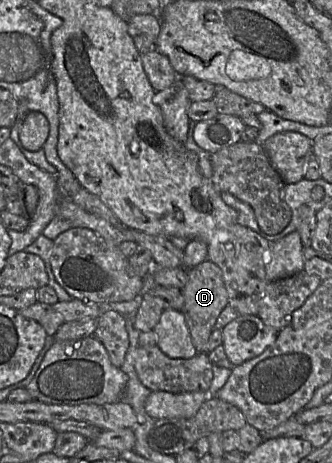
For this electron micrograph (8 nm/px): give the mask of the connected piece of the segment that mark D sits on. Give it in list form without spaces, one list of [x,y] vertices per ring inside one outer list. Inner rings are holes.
[[[209,259],[188,269],[187,274],[187,282],[180,289],[184,297],[181,312],[185,317],[196,350],[198,353],[204,353],[218,317],[229,303],[228,293],[224,285],[222,270]]]

